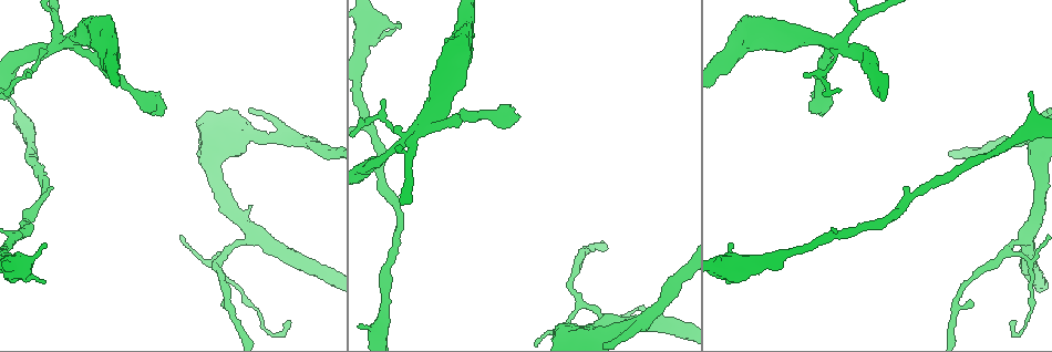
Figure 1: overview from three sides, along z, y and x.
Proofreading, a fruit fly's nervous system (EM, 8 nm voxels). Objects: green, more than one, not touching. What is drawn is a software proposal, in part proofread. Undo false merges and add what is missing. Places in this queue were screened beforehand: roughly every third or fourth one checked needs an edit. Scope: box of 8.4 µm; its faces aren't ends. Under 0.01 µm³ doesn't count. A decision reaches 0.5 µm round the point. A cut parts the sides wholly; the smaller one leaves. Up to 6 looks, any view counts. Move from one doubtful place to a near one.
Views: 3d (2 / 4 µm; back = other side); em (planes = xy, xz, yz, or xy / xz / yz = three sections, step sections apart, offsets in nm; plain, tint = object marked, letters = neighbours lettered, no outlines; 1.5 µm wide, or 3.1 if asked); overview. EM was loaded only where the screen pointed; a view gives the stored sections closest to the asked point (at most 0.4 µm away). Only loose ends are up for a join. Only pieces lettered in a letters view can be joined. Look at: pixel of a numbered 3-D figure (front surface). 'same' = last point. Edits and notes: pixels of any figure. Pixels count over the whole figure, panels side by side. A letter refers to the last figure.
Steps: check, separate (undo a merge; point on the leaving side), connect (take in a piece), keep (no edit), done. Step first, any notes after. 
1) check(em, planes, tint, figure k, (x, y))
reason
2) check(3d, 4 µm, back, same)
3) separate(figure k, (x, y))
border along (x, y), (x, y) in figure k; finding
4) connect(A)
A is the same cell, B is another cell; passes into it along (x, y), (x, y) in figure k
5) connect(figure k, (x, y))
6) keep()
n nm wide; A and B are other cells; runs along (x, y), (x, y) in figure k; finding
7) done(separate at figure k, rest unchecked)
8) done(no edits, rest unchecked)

check(em, planes, plain, figure 1, (818, 39))

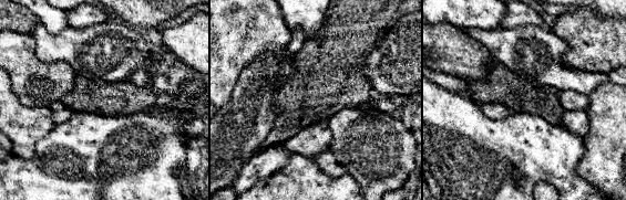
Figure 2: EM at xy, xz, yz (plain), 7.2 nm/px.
check(em, planes, letters, same)
what lies round it

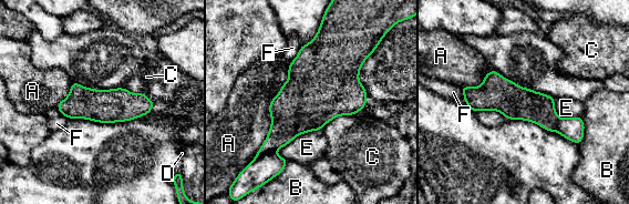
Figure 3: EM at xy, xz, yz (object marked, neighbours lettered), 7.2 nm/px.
separate(figure 3, (263, 169))
240 nm wide; A, B, C, D, E and F are other cells; border along (274, 151), (266, 152), (256, 157) in figure 3; two cells meet here

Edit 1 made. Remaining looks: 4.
check(3d, 4 µm, figure 1, (1029, 141))
arms part here

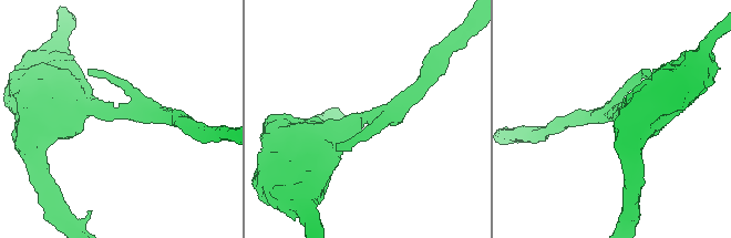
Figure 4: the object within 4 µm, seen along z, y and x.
check(em, yz, step 8, tint, figure 4, (132, 111))

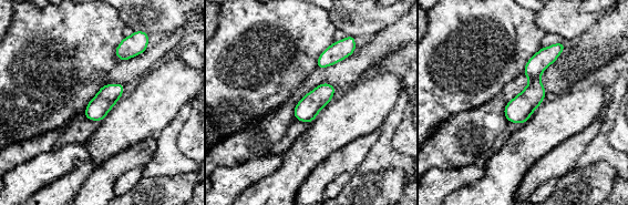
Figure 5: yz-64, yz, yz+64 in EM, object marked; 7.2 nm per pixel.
check(em, yz, step 8, letters, same)
what lies round it

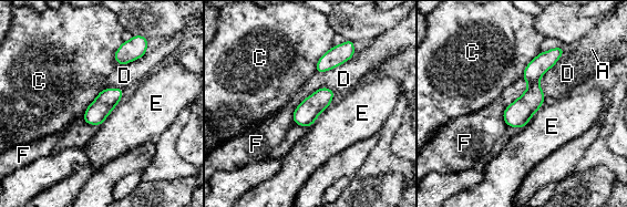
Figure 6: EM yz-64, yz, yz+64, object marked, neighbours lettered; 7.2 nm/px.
keep()
160 nm wide; D touches over 380 nm; A, C, D, E and F are other cells; one cell here

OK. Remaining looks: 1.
done(separate at figure 3, rest unchecked)

